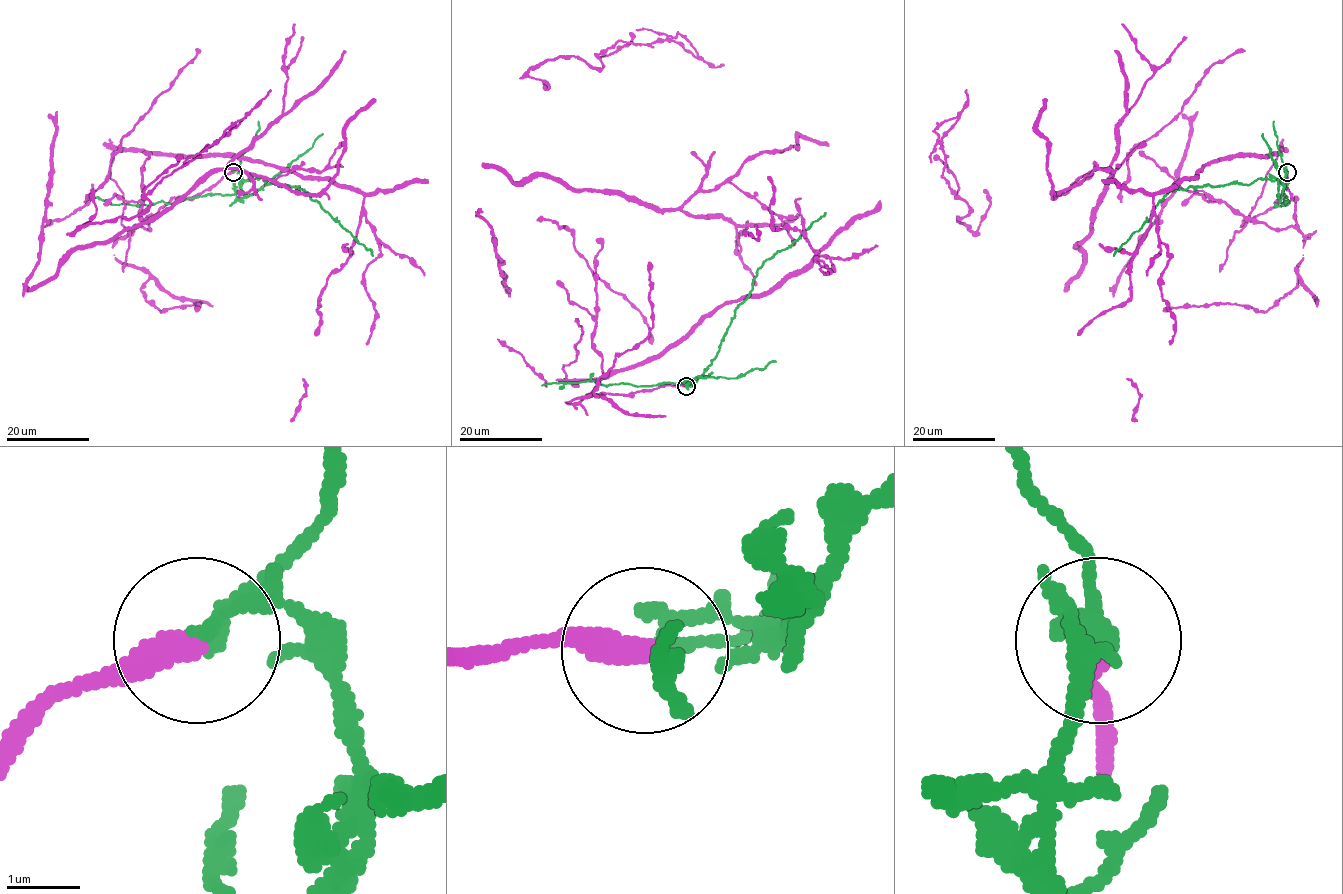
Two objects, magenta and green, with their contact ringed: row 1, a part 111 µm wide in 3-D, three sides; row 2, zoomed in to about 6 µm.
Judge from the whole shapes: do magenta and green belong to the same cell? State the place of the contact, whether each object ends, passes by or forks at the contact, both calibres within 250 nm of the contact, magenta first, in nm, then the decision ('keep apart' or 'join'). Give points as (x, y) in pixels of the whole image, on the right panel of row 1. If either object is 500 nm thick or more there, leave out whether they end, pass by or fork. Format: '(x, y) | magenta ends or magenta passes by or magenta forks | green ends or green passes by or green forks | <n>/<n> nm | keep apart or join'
(1287, 172) | magenta ends | green passes by | 400/220 nm | keep apart

